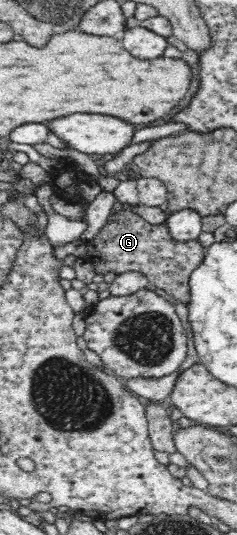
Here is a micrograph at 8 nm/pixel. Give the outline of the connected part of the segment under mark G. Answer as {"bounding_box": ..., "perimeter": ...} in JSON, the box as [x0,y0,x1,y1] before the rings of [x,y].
{"bounding_box":[77,208,206,305],"perimeter":[[[128,208],[110,213],[106,224],[86,243],[86,252],[77,260],[86,261],[96,274],[138,272],[148,283],[161,288],[172,305],[189,303],[189,278],[205,257],[206,248],[196,240],[174,240],[166,222],[149,224],[138,213]]]}

